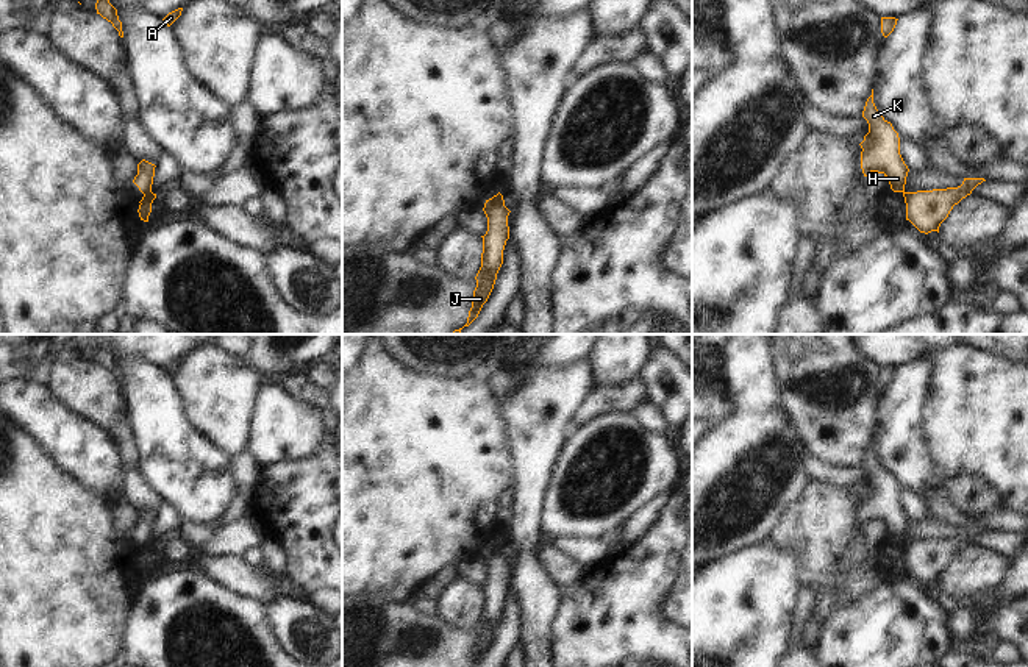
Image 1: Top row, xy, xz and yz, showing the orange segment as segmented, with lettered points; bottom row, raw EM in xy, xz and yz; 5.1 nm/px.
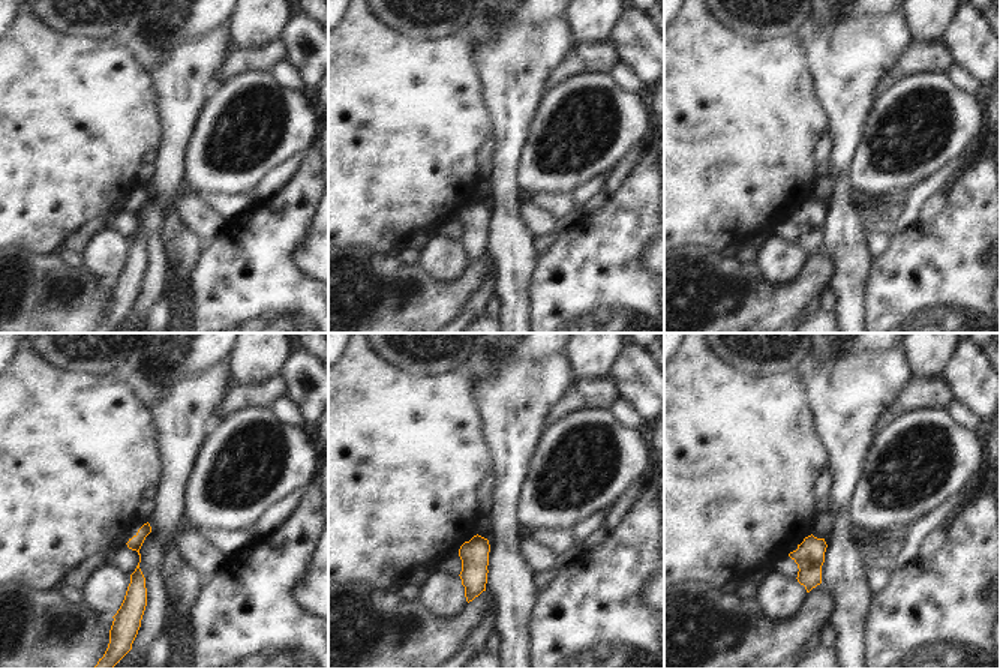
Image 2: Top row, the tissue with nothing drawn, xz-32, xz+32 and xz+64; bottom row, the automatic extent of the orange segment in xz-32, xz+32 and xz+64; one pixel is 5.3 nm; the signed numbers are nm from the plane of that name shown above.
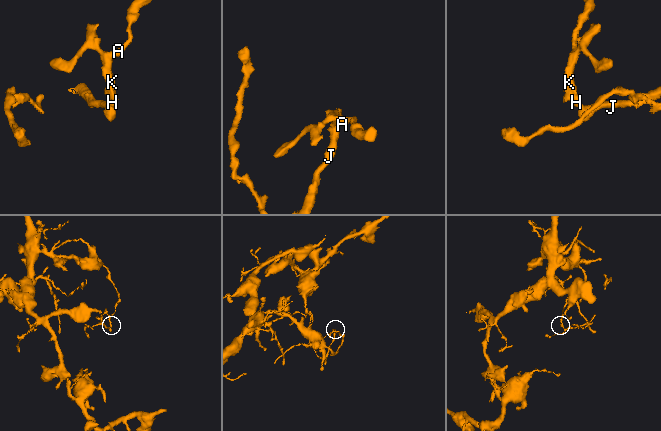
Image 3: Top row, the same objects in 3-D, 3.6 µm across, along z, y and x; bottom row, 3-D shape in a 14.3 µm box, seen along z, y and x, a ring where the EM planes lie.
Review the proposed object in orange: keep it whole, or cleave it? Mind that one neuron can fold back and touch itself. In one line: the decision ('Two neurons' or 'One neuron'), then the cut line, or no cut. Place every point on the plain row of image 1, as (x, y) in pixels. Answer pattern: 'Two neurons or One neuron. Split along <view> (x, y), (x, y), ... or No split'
Two neurons. Split along xy (150, 541), (144, 545)

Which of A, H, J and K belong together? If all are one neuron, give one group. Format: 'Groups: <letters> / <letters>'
Groups: A H K / J

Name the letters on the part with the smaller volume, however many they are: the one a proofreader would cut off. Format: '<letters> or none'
J

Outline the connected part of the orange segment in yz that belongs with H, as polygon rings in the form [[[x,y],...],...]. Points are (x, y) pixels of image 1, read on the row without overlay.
[[[873,439],[866,451],[862,467],[869,473],[869,483],[859,494],[862,498],[861,519],[864,526],[869,526],[872,522],[883,523],[894,542],[905,542],[909,519],[900,505],[900,487],[892,473],[876,459]]]

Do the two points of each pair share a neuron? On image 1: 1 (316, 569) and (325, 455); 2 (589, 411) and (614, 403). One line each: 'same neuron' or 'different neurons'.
1: same neuron
2: same neuron

